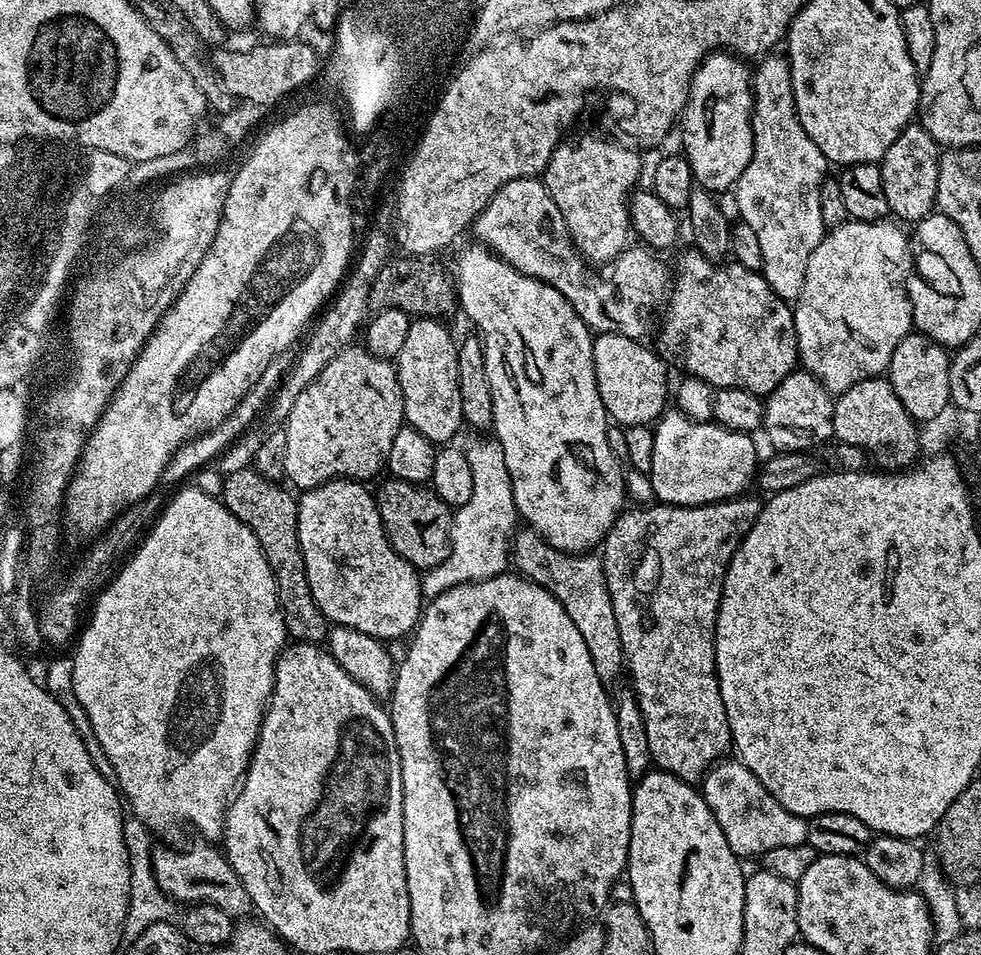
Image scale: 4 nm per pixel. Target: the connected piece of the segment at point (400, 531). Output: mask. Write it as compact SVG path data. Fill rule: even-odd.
M385 479L380 489L375 489L376 509L392 549L417 570L436 568L452 549L452 517L447 504L436 497L431 487L411 484L405 480Z

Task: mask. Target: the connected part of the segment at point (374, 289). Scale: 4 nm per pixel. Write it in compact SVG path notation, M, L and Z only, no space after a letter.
M395 258L389 259L387 262L380 265L378 271L376 271L376 277L372 279L372 285L370 286L370 294L368 295L368 307L373 313L381 312L387 308L397 308L402 310L409 318L419 318L421 320L439 320L441 322L447 321L447 316L457 315L458 312L458 297L456 295L456 285L454 283L453 277L448 276L440 268L435 268L434 265L428 264L432 262L425 262L420 258L403 258L404 260L395 260Z

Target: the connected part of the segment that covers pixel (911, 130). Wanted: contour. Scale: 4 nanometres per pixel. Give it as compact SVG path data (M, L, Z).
M913 122L894 138L890 150L886 150L884 159L879 161L888 210L897 221L919 222L932 215L936 208L940 153L935 138L919 123Z

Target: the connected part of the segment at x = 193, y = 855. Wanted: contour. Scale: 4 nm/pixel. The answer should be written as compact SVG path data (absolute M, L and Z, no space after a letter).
M208 842L199 843L194 845L193 848L186 849L185 852L175 852L172 848L160 848L160 846L153 847L152 873L158 882L158 886L169 900L173 902L181 900L181 905L213 904L221 908L230 917L243 917L245 915L243 912L249 911L250 901L242 882L238 878L238 874L234 874L234 870L228 864L227 856L224 855L219 847L213 846Z

